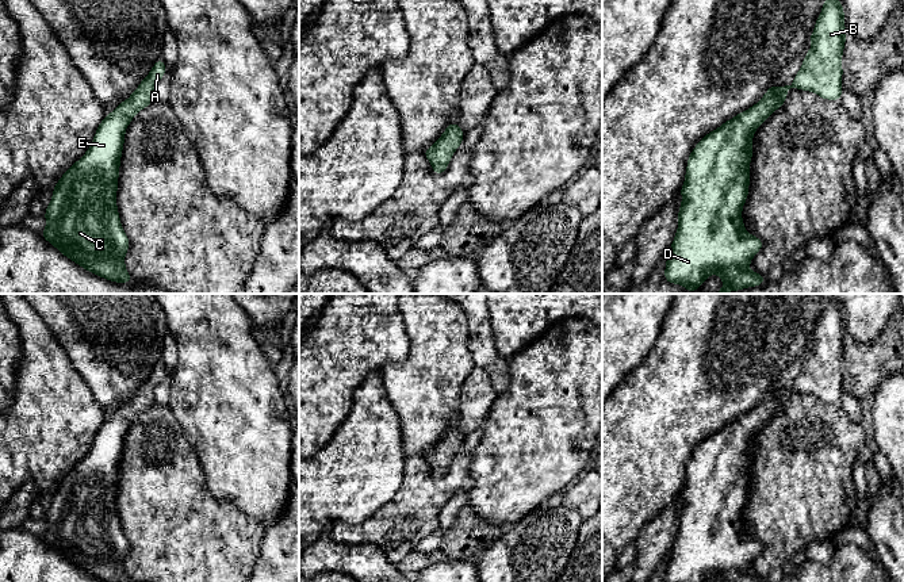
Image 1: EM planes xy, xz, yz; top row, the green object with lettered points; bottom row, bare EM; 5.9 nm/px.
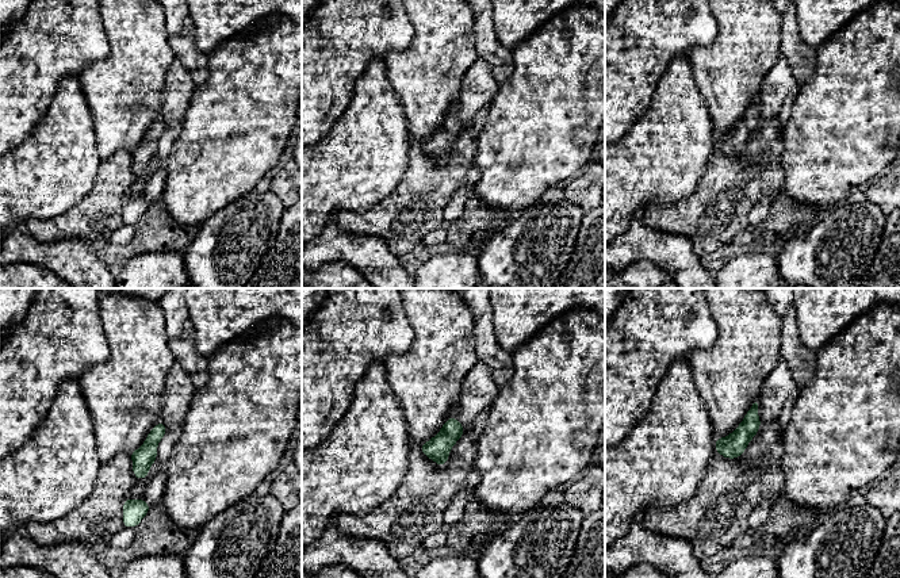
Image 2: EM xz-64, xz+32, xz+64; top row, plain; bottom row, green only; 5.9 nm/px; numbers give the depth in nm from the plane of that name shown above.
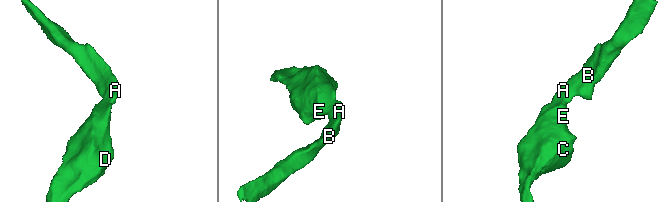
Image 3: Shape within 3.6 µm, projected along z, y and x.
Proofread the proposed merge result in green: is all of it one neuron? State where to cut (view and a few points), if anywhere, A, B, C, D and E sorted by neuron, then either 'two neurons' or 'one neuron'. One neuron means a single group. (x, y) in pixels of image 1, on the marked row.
cut none; groups A B C D E; one neuron

